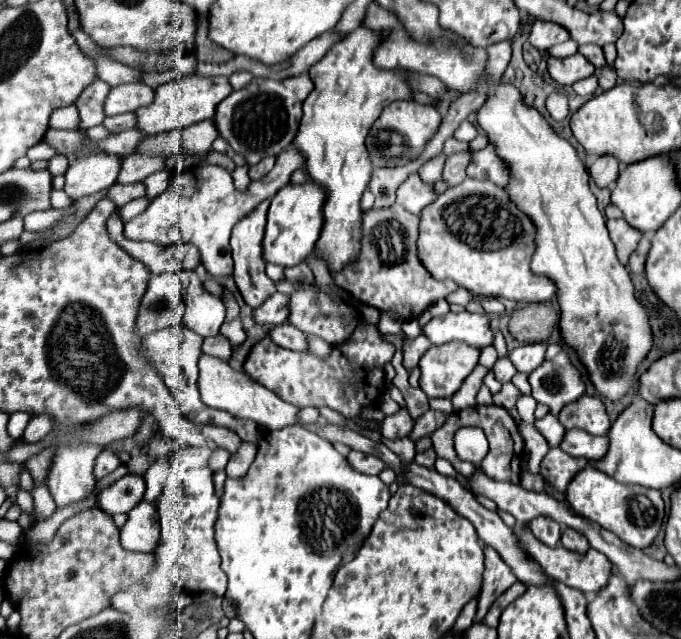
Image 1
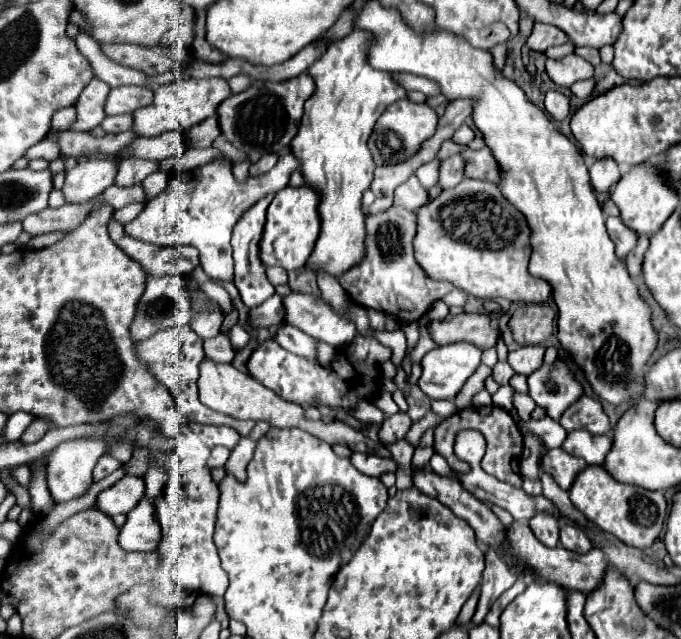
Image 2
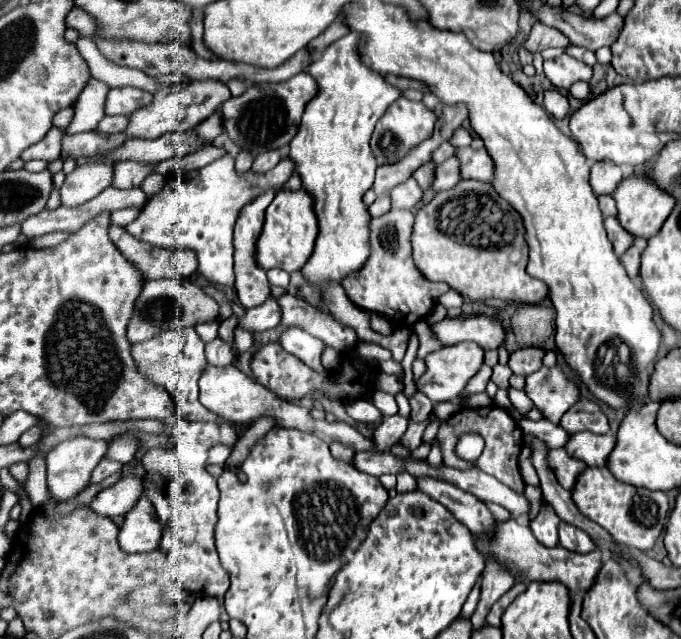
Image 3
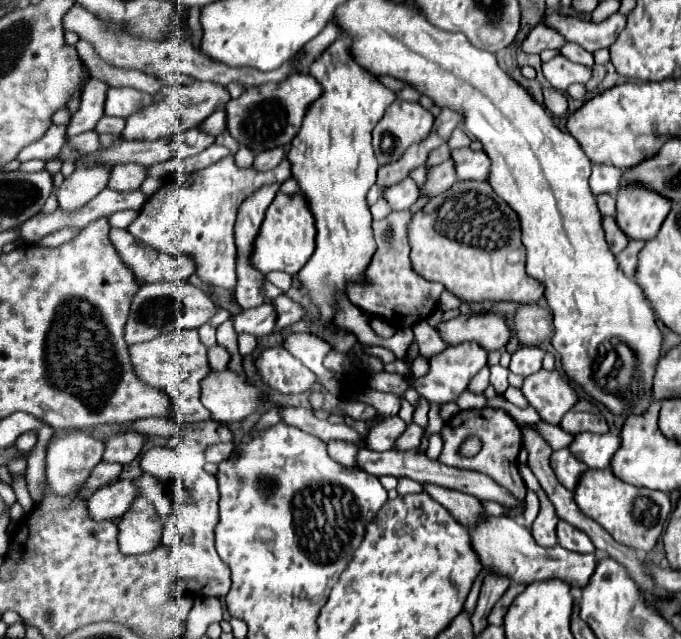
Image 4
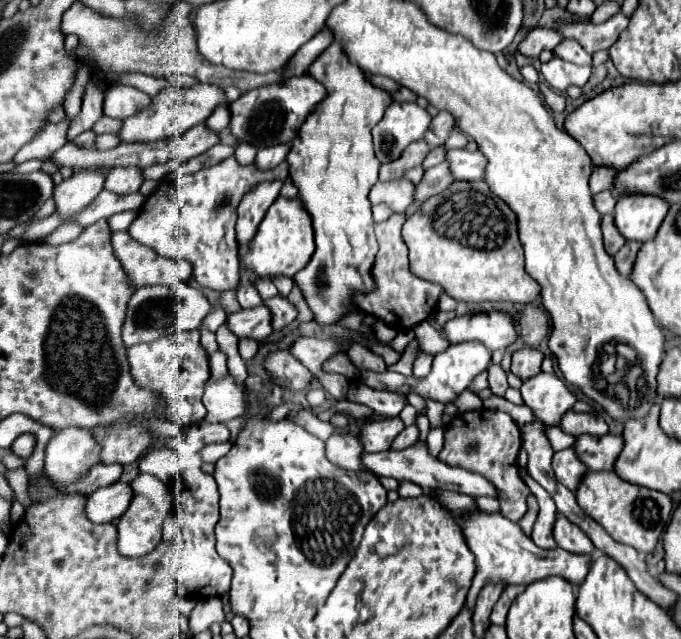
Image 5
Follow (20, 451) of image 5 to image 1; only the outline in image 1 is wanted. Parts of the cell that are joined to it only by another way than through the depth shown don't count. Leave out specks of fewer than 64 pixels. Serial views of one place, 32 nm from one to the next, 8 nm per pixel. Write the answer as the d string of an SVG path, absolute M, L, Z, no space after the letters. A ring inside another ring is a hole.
M32 416L26 430L24 430L24 436L22 440L24 442L40 442L50 430L54 428L54 422L52 422L52 416Z

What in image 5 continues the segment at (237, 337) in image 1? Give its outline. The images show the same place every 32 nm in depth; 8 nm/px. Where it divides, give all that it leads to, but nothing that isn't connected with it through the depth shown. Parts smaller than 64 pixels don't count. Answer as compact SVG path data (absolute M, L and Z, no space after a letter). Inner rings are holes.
M240 340L238 344L240 344L240 356L244 360L250 360L258 350L258 342L256 340Z

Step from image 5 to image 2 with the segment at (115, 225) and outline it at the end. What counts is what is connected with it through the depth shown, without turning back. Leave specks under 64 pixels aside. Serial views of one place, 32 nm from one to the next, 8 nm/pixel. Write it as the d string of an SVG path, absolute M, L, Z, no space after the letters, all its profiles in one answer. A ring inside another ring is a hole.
M142 202L142 204L128 204L128 206L120 208L120 210L116 210L114 212L114 218L118 222L122 222L122 224L128 224L130 220L134 220L144 210L144 206L146 206L146 202Z

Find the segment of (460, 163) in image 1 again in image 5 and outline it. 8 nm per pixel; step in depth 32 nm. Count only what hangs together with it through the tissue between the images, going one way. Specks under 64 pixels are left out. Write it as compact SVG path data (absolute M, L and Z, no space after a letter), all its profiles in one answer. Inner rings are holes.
M448 162L438 164L436 168L426 170L422 182L416 186L416 200L428 200L430 196L436 196L452 184L452 172L448 172Z

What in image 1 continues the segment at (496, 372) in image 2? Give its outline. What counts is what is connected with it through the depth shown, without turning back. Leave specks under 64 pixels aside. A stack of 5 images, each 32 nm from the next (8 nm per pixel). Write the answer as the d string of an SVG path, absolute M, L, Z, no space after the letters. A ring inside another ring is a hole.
M504 356L504 358L498 358L492 370L494 370L496 378L498 378L502 384L510 382L510 380L514 378L514 374L516 374L516 368L512 368L512 362L508 360L508 356Z

